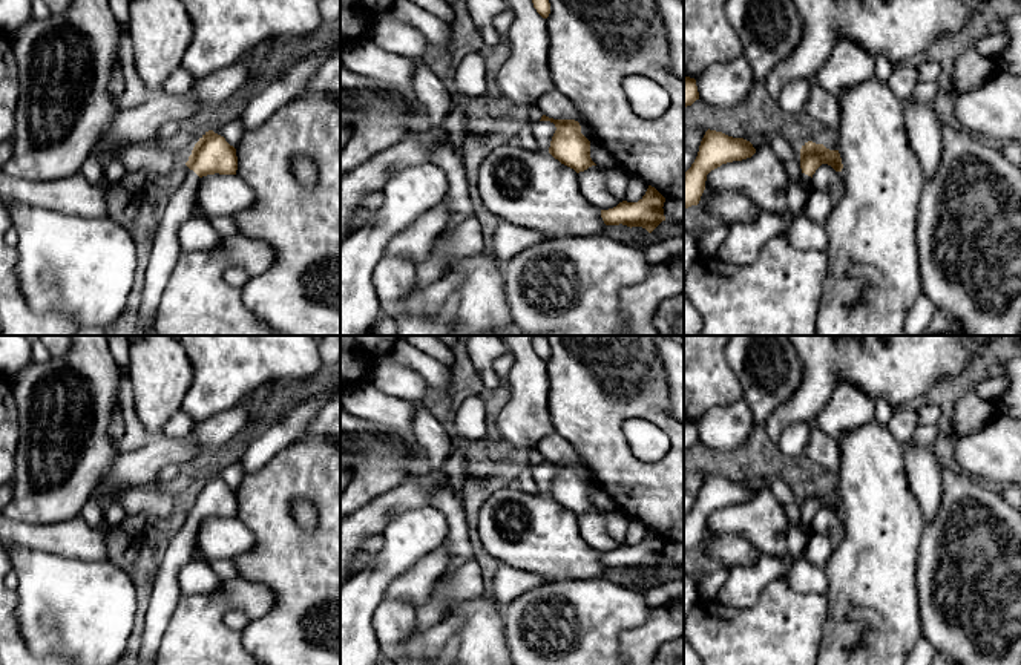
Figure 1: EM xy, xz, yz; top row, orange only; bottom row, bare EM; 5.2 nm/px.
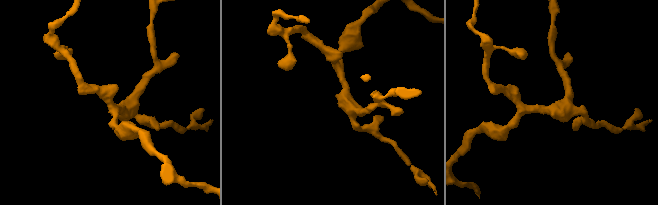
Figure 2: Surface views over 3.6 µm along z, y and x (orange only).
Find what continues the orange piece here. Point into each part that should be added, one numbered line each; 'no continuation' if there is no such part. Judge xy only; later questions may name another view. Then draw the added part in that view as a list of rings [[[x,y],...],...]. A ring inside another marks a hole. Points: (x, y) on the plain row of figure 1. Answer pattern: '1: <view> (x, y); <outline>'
1: xy (166, 595); [[[184,509],[184,526],[167,542],[147,602],[138,665],[156,665],[156,654],[169,621],[181,599],[179,568],[193,559],[201,521]]]

